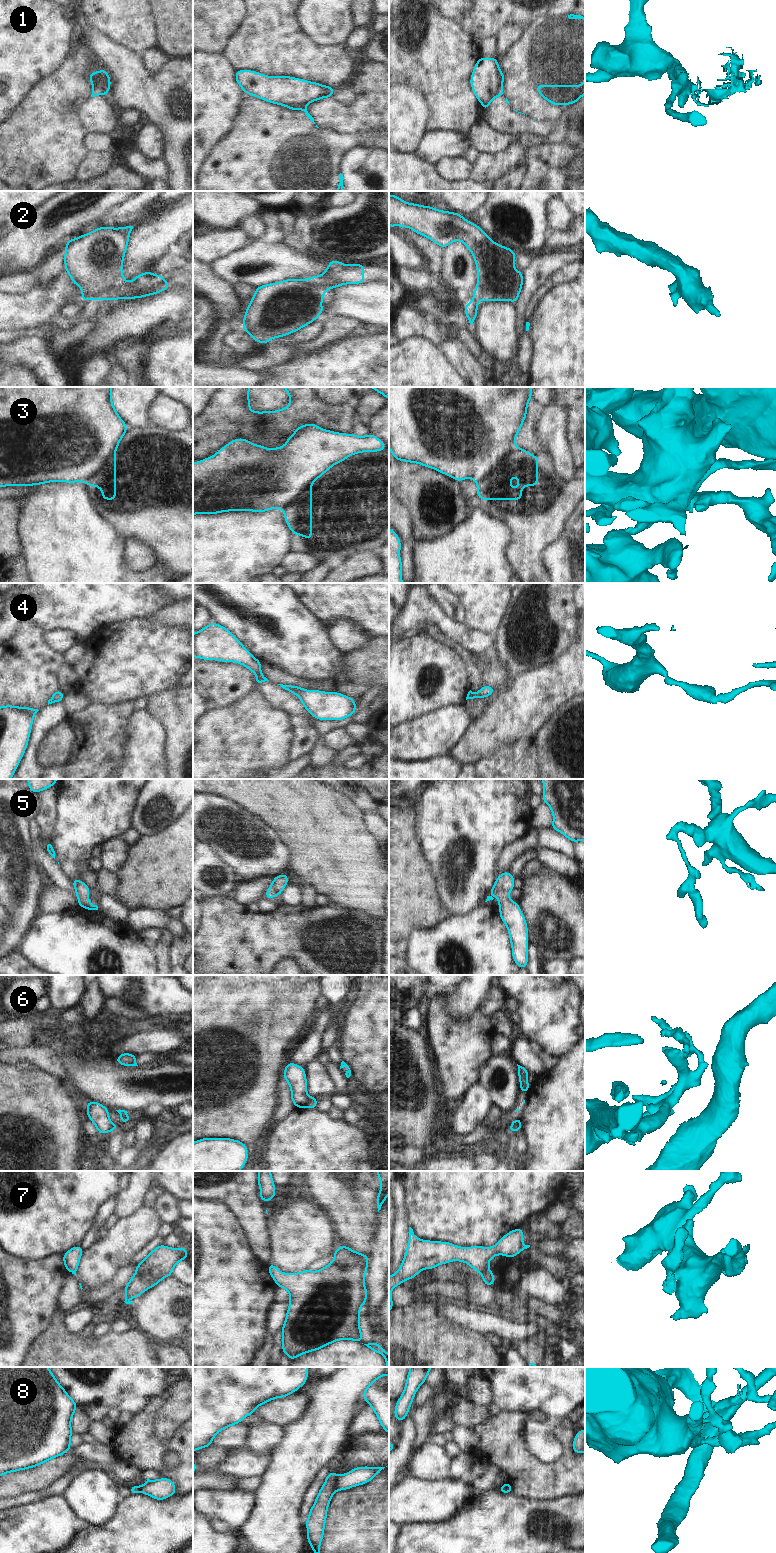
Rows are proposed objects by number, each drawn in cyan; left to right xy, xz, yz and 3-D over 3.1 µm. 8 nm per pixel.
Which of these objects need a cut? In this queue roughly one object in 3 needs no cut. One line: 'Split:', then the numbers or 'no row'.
Split: 1, 2, 3, 5, 6, 7, 8.

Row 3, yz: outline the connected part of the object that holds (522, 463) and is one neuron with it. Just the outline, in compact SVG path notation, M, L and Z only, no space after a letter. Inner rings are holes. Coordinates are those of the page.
M515 447L500 465L484 480L477 483L477 496L482 500L521 500L524 486L538 485L538 461L539 457L530 452ZM516 474L518 487L510 488L511 479Z

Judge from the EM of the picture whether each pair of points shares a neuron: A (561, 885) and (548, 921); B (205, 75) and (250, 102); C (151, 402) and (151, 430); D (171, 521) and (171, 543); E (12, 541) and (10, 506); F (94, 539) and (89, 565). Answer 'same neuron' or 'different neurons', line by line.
A: same neuron
B: different neurons
C: different neurons
D: same neuron
E: same neuron
F: same neuron

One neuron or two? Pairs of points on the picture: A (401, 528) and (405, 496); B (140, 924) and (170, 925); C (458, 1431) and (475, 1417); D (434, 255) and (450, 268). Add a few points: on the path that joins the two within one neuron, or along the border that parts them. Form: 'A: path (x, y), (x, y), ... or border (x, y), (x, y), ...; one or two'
A: border (399, 503), (407, 513), (413, 529); two
B: path (147, 922), (163, 922); one
C: border (455, 1423), (471, 1430); two
D: border (443, 249), (441, 265); two

